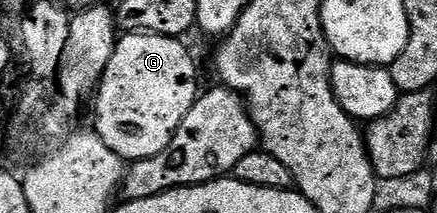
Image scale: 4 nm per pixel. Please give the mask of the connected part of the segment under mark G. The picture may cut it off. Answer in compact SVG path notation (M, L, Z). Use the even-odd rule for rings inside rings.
M125 33L118 38L117 48L103 73L95 92L97 99L97 136L126 161L150 159L167 149L173 134L179 129L183 117L195 105L199 94L197 88L197 63L193 55L184 47L180 38L171 35L151 35L148 33Z

